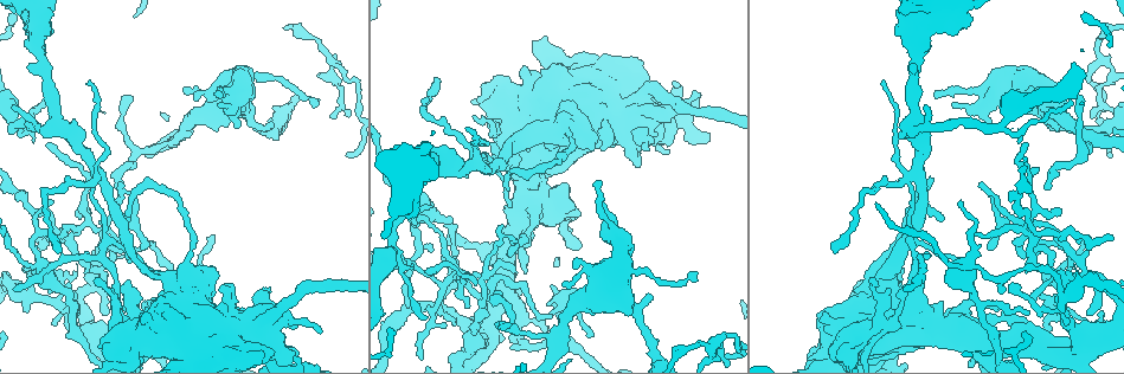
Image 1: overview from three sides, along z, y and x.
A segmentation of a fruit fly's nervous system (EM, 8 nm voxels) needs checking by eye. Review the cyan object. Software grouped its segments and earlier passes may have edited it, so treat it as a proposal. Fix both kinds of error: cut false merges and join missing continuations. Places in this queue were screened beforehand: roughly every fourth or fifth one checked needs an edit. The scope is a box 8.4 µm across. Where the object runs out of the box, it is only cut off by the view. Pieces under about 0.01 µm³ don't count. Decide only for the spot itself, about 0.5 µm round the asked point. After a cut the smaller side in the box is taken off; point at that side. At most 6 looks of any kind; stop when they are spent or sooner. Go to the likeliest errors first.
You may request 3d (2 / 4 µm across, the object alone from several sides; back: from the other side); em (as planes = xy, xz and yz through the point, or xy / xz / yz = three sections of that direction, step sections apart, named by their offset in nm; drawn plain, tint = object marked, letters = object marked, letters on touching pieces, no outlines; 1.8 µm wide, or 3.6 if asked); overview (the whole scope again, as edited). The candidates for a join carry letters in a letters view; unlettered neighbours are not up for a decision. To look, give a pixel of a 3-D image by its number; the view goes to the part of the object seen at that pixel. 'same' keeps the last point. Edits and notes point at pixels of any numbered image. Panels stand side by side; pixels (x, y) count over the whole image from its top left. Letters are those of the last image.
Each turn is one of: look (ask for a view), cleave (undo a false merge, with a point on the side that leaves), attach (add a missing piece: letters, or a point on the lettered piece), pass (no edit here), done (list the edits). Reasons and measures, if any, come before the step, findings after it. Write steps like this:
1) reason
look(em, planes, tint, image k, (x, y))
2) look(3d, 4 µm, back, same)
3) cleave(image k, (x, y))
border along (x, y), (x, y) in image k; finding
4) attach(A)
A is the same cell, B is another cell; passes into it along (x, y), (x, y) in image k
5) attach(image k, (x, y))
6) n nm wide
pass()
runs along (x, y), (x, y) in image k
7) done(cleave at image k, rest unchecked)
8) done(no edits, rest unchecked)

looks like a crossing
look(em, 3.6 µm, yz, step 4, tint, image 1, (527, 225))

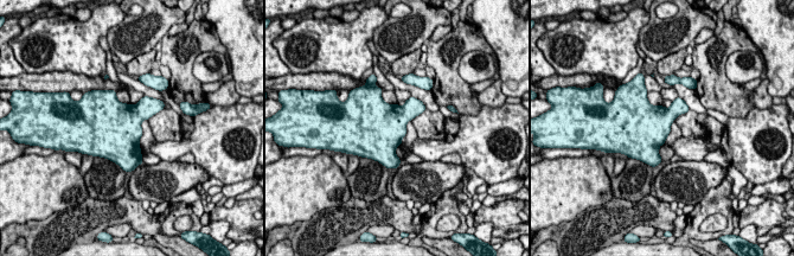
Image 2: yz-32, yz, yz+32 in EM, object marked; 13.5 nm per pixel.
look(em, 3.6 µm, planes, letters, same)

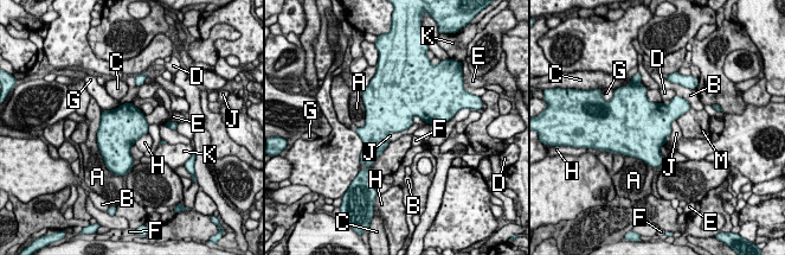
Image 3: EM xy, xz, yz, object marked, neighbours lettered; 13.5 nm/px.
pass()
A, B, C, D, E, F, G, H, J, K and M are other cells; border along (413, 123), (391, 132), (388, 141) in image 3; all the same neuron

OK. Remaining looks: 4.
side arm on a straight run
look(3d, 2 µm, image 1, (476, 338))

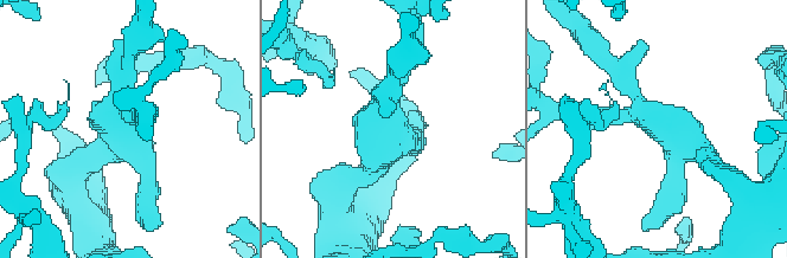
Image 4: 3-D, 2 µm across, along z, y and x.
look(em, planes, tint, image 4, (120, 120))

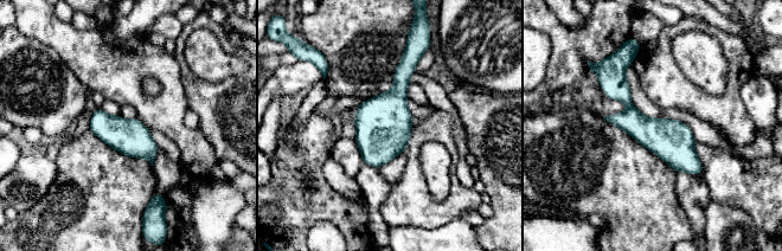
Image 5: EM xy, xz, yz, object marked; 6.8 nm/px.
what lies round it
look(em, planes, letters, same)

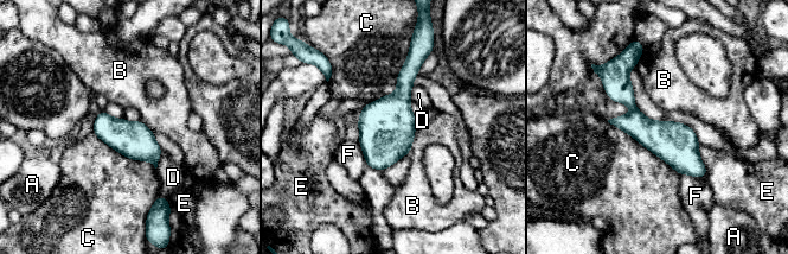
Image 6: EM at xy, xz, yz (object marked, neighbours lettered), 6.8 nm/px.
240 nm wide
pass()
A, B, C, D, E and F are other cells; one neuron here

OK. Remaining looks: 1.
free end
look(em, yz, step 4, letters, image 1, (961, 202))

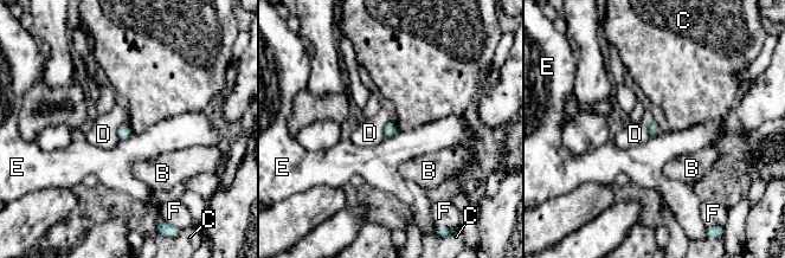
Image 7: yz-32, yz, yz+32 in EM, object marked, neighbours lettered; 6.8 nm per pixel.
D touches over 130 nm
pass()
B, C, D, E and F are other cells; border along (398, 130), (392, 136), (385, 139) in image 7; none of them fits

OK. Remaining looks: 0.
done(no edits, rest unchecked)

